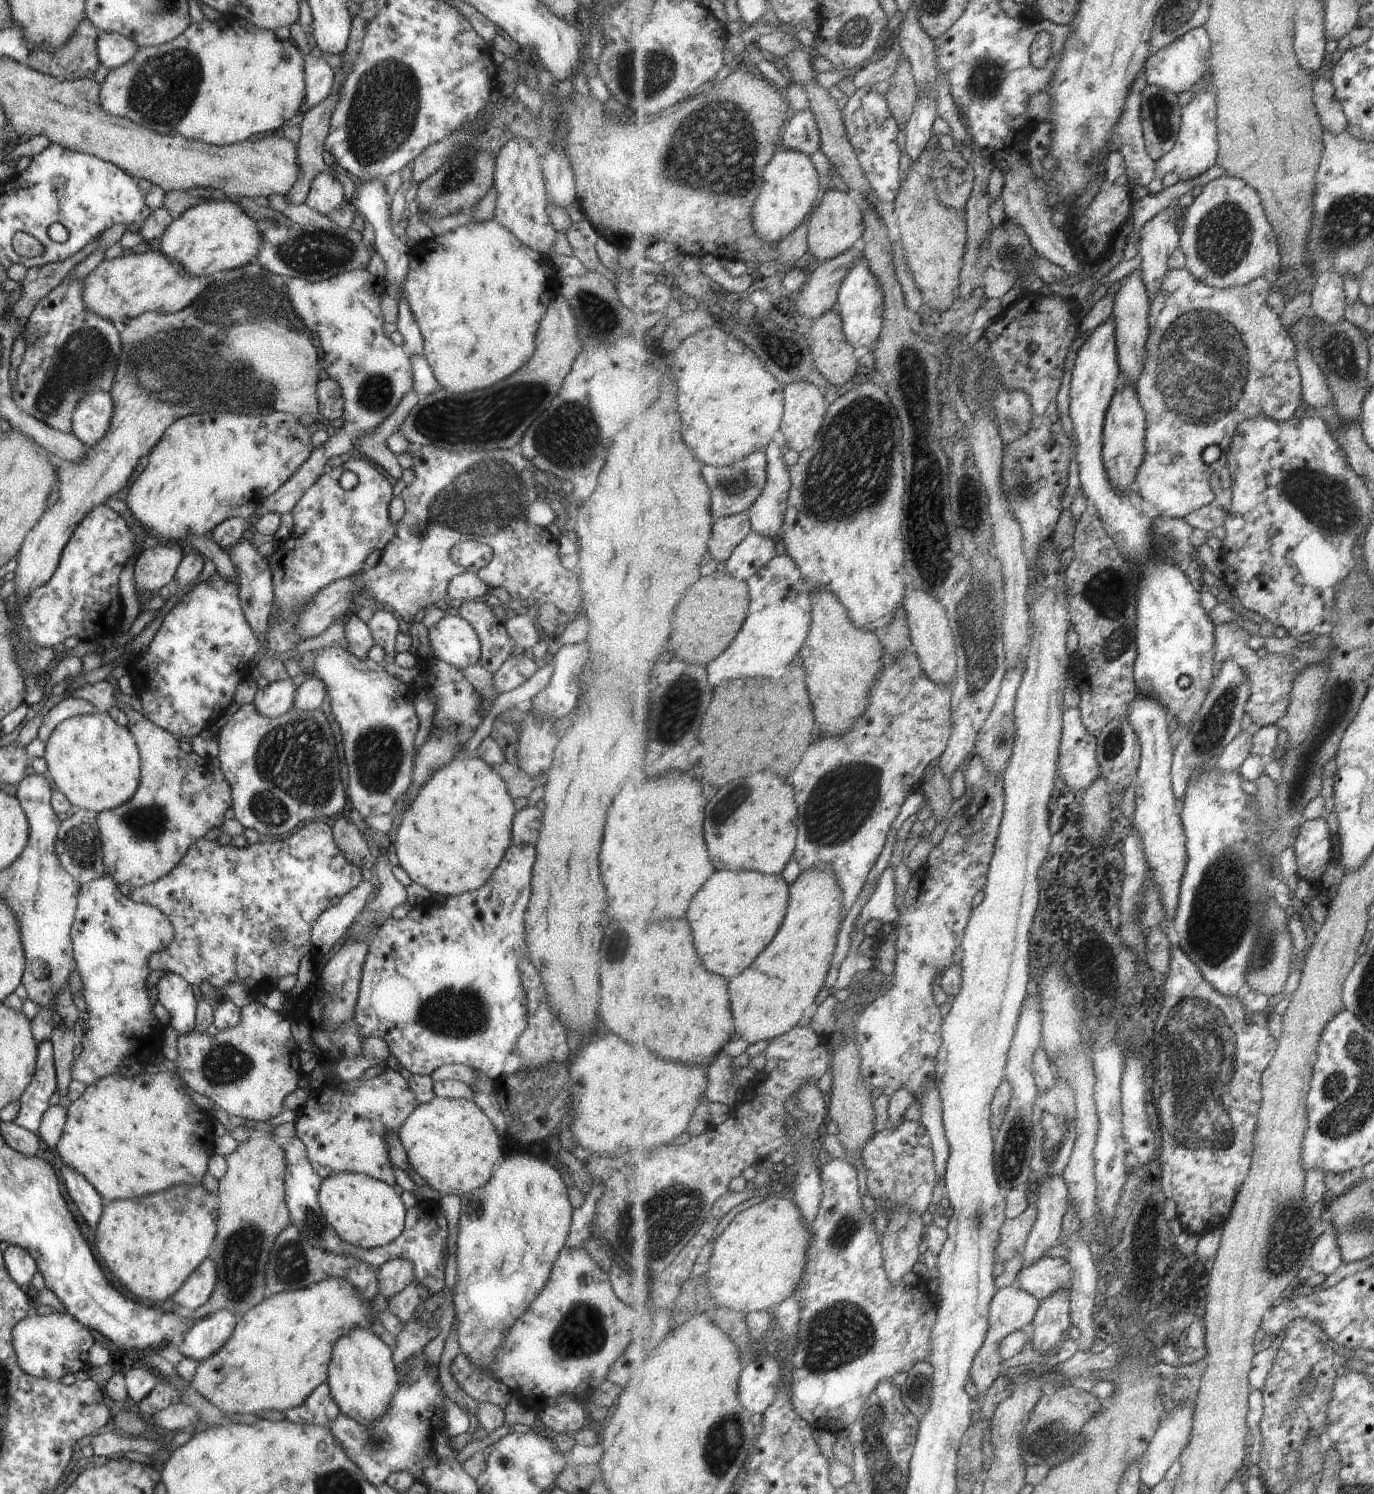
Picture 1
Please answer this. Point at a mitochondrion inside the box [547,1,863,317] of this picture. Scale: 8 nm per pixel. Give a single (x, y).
(712, 151)

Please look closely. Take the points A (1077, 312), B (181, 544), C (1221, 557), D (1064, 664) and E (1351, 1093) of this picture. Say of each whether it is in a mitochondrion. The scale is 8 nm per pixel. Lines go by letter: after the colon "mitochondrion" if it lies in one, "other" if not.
A: other
B: other
C: other
D: other
E: mitochondrion

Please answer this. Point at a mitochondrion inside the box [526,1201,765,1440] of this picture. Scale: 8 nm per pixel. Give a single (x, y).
(582, 1333)

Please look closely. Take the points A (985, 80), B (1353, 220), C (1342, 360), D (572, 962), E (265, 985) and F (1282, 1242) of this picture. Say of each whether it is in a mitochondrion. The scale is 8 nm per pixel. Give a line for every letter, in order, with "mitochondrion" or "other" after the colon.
A: mitochondrion
B: mitochondrion
C: mitochondrion
D: other
E: other
F: mitochondrion

